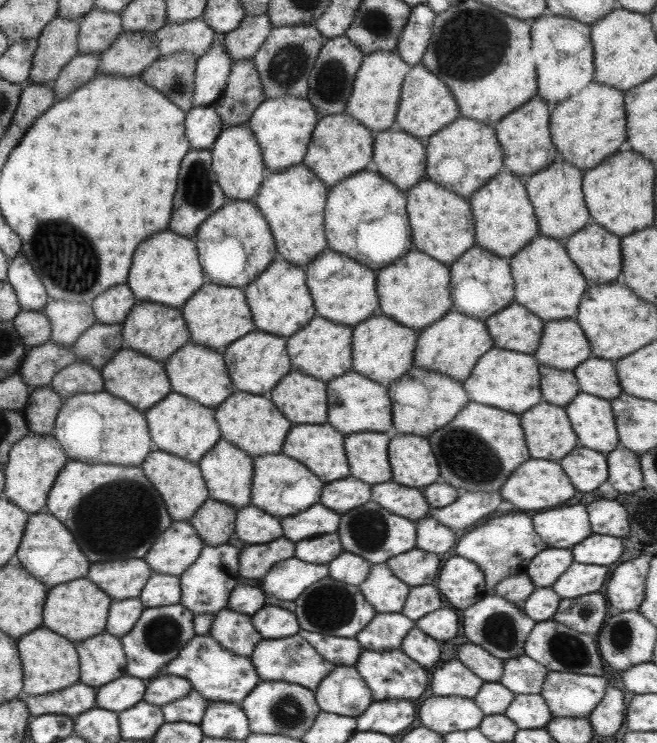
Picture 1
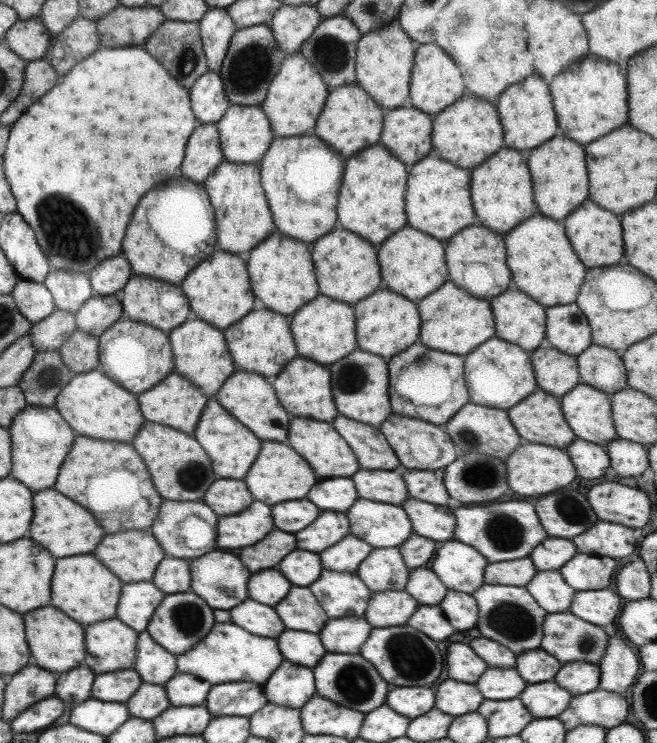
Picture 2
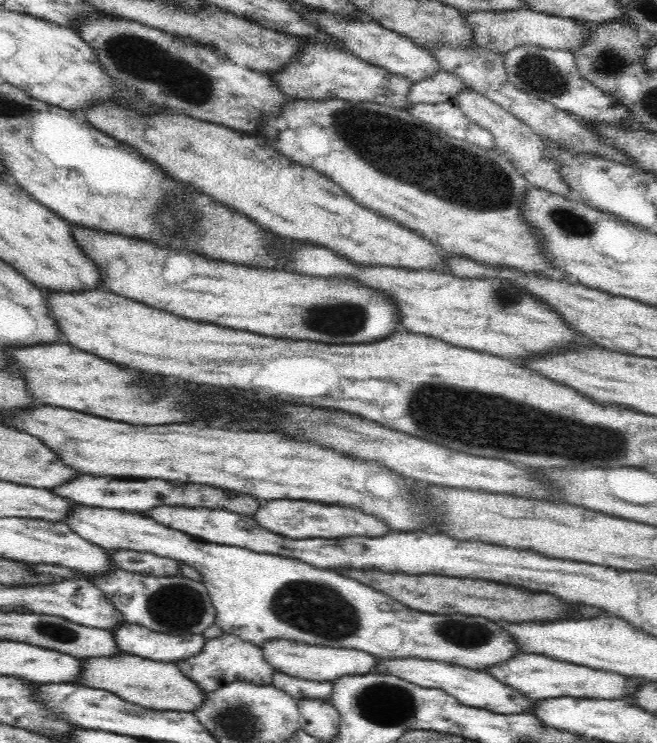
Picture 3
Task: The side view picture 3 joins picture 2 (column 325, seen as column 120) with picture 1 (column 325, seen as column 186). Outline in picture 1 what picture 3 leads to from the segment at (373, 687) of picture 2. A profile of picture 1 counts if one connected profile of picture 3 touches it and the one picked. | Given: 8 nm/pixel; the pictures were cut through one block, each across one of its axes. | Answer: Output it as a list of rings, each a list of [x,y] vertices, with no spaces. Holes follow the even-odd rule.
[[[336,666],[314,689],[317,707],[356,718],[372,704],[371,691],[353,666]]]

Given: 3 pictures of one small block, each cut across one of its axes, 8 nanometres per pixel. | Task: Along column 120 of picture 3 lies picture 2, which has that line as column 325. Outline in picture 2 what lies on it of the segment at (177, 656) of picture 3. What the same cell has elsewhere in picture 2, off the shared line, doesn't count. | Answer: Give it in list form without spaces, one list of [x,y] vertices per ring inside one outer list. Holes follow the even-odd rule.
[[[346,616],[327,619],[316,635],[326,653],[357,654],[371,629],[363,617]]]

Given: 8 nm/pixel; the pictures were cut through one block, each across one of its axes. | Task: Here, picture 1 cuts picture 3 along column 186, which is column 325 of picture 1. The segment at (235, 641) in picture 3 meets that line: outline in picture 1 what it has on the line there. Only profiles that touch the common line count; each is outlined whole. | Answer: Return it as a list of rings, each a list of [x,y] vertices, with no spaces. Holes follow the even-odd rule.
[[[298,634],[282,639],[261,639],[248,657],[258,674],[259,681],[281,680],[291,684],[298,684],[307,690],[314,691],[317,685],[336,665],[330,663]]]

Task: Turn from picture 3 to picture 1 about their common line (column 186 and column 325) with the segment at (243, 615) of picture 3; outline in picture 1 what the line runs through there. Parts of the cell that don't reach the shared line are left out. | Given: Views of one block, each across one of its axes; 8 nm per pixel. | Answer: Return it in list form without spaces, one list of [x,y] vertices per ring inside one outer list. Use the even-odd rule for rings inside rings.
[[[336,532],[312,538],[313,540],[301,540],[295,544],[293,556],[297,560],[327,566],[331,560],[337,559],[337,556],[344,552]]]

